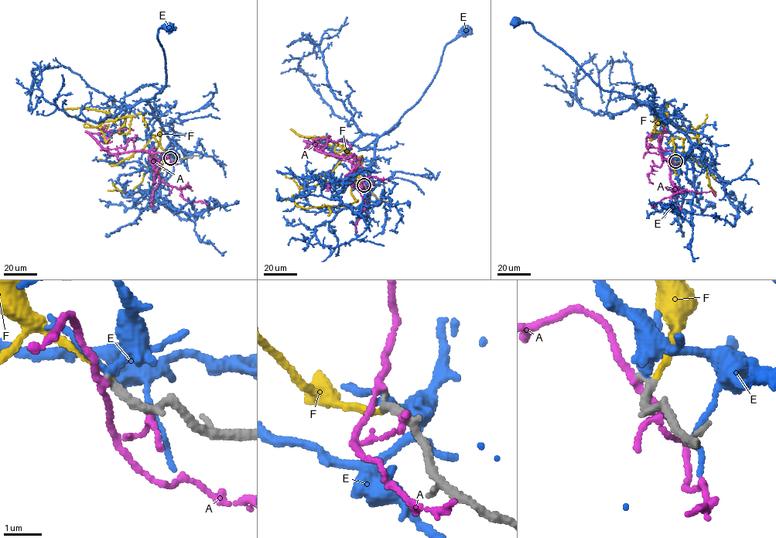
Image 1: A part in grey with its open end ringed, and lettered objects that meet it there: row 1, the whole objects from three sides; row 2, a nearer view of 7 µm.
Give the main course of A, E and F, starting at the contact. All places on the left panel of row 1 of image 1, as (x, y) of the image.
A: (170, 158), (158, 152), (110, 153), (90, 134), (133, 130)
E: (170, 158), (158, 162), (177, 146), (147, 103), (166, 81), (156, 37), (166, 26)
F: (170, 158), (153, 135), (143, 114), (126, 117), (124, 126), (115, 132), (90, 126), (75, 114)

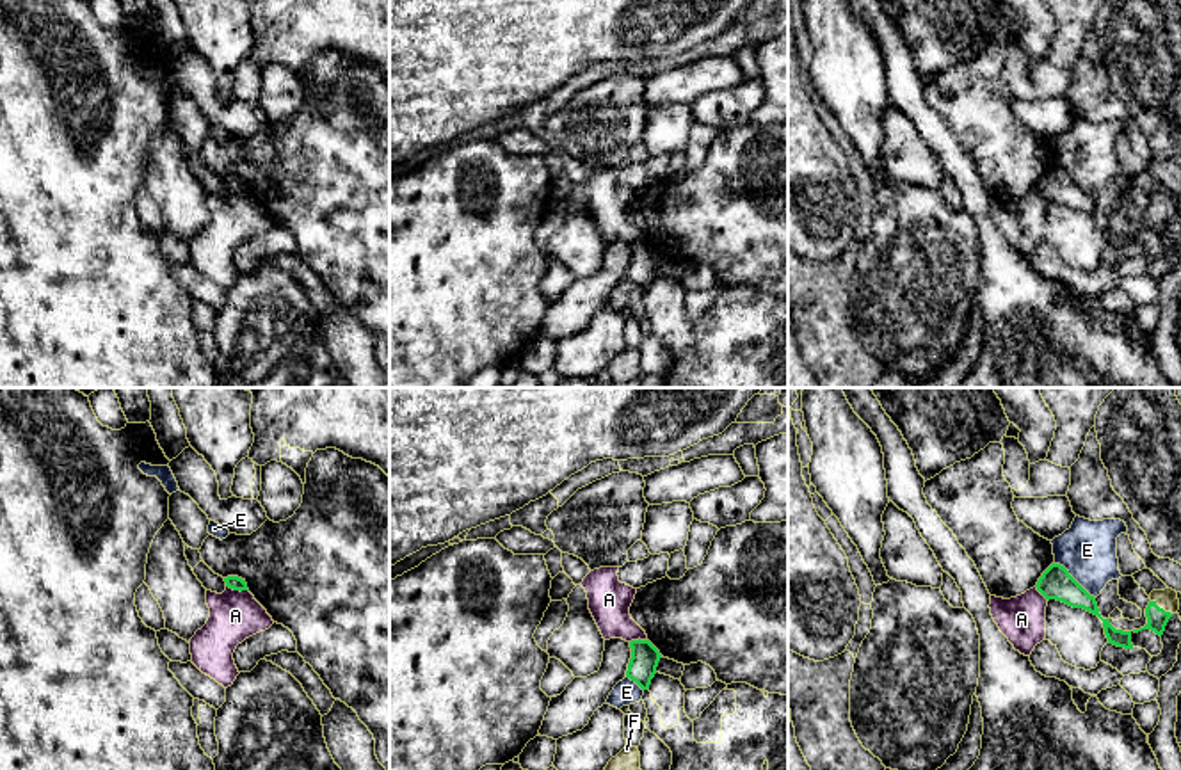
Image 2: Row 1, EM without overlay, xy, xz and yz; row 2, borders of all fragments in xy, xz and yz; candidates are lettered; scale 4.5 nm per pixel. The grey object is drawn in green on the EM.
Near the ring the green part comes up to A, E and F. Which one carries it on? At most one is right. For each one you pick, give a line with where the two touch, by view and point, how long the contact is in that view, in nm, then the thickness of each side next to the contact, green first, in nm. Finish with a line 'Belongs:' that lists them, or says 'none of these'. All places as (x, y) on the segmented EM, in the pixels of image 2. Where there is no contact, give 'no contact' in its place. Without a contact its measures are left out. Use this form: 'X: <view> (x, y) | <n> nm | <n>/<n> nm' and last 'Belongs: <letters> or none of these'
F: yz (1162, 609) | 120 nm | 100/90 nm
Belongs: F

